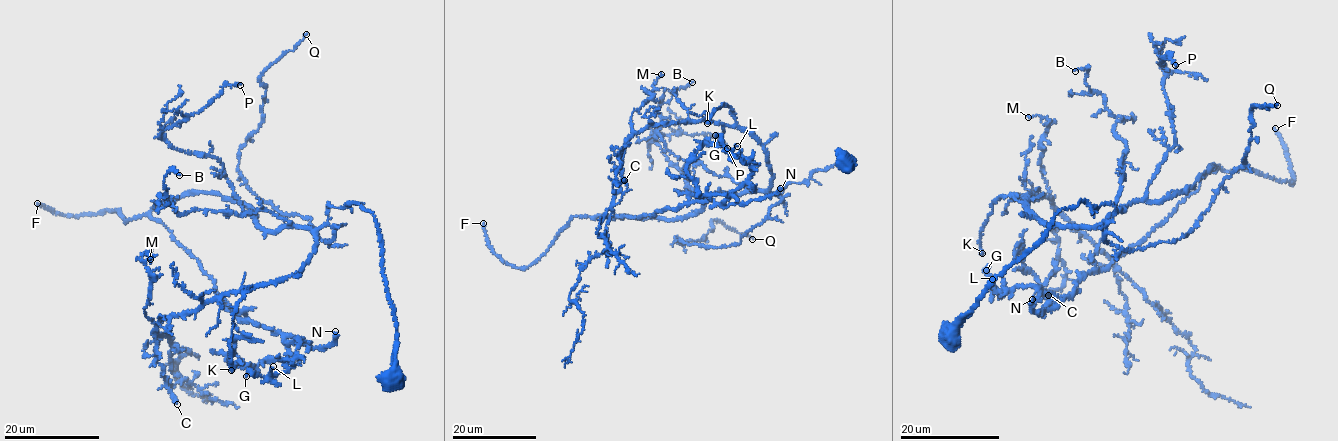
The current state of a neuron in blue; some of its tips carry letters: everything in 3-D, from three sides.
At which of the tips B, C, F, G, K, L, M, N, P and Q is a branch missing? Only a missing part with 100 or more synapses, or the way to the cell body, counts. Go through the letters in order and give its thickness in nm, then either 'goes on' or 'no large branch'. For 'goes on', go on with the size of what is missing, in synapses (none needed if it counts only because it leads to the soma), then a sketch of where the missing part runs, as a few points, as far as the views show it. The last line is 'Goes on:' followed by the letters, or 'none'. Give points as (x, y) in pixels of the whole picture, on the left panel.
B: 120 nm thick; no large branch
C: 340 nm thick; no large branch
F: 280 nm thick; goes on; about 450 synapses
G: 160 nm thick; no large branch
K: 320 nm thick; no large branch
L: 200 nm thick; no large branch
M: 150 nm thick; no large branch
N: 360 nm thick; no large branch
P: 200 nm thick; no large branch
Q: 130 nm thick; no large branch
Goes on: F

